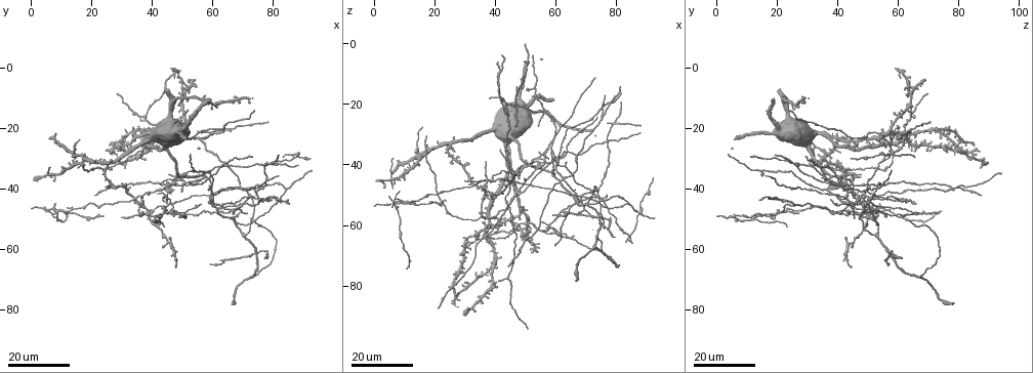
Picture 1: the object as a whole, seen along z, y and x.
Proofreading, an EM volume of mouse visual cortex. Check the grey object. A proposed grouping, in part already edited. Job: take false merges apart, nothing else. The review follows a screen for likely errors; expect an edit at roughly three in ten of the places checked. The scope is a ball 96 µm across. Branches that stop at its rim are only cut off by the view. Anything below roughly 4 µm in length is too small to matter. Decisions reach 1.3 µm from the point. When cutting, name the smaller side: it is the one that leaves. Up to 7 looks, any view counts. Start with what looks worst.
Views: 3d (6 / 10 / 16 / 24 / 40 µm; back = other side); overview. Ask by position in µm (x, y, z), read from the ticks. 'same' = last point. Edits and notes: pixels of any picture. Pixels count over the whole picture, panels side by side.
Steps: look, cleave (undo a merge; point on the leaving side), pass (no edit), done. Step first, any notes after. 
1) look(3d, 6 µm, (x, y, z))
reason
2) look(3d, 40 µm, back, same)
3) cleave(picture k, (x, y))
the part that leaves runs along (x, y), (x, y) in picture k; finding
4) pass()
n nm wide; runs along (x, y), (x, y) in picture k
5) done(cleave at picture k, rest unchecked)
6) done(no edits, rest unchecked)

look(3d, 24 µm, (62, 48, 46))
four arms meet

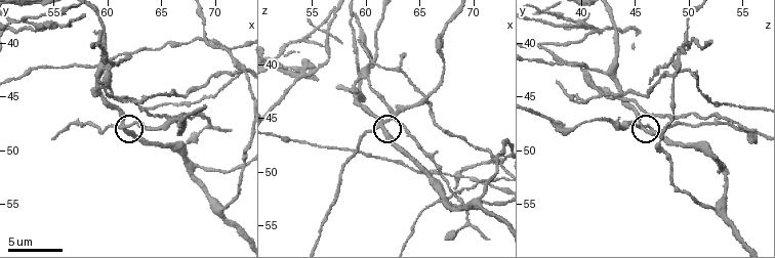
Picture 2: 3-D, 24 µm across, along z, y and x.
look(3d, 10 µm, (62.0, 47.8, 45.4))

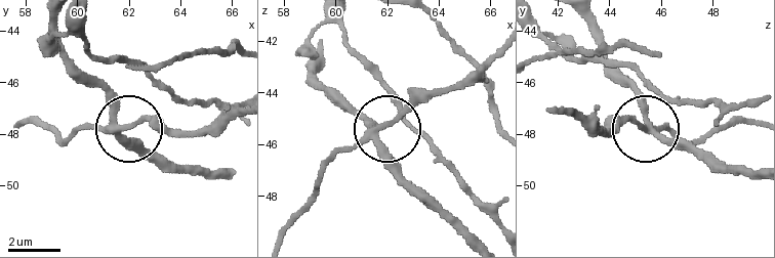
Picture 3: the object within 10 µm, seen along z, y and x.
cleave(picture 3, (76, 129))
4 arms; the part that leaves runs along (375, 130), (458, 88), (498, 50) in picture 3; a second neuron is stuck on

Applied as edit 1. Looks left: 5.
look(3d, 24 µm, (37, 16, 65))
four or more arms meet

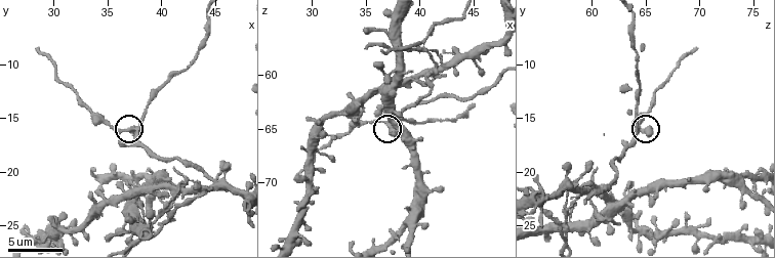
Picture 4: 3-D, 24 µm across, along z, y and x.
look(3d, 10 µm, (37.2, 16.0, 64.4))

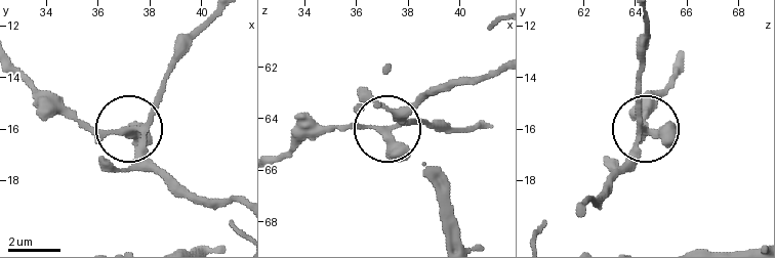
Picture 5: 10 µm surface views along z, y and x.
pass()
290 nm wide; runs along (219, 16), (133, 126), (87, 129), (60, 116), (43, 116) in picture 5; all the same neuron

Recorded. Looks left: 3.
look(3d, 24 µm, (52, 37, 39))
three arms meet

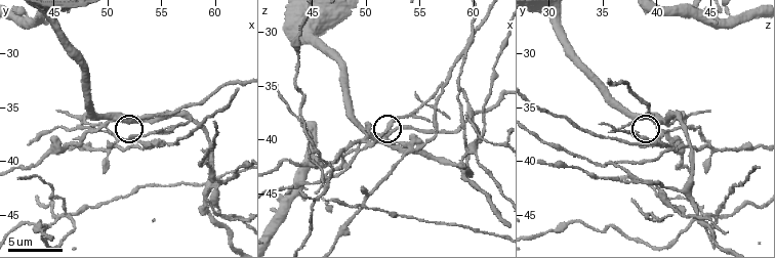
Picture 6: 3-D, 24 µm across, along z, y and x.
look(3d, 6 µm, (51.8, 36.0, 39.8))
zoom in

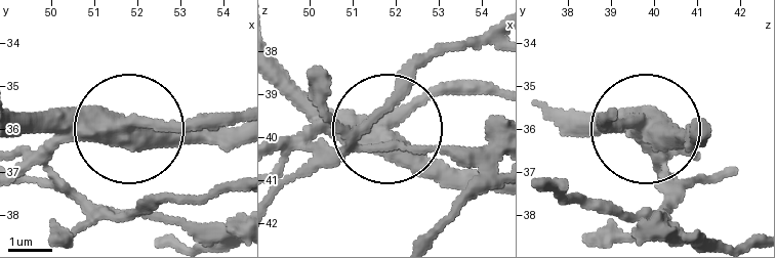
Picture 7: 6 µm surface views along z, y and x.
cleave(picture 7, (39, 152))
440 nm wide; the part that leaves runs along (95, 127), (235, 120) in picture 7; a second neuron is stuck on

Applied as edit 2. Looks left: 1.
done(cleave at picture 3, cleave at picture 7, rest unchecked)

